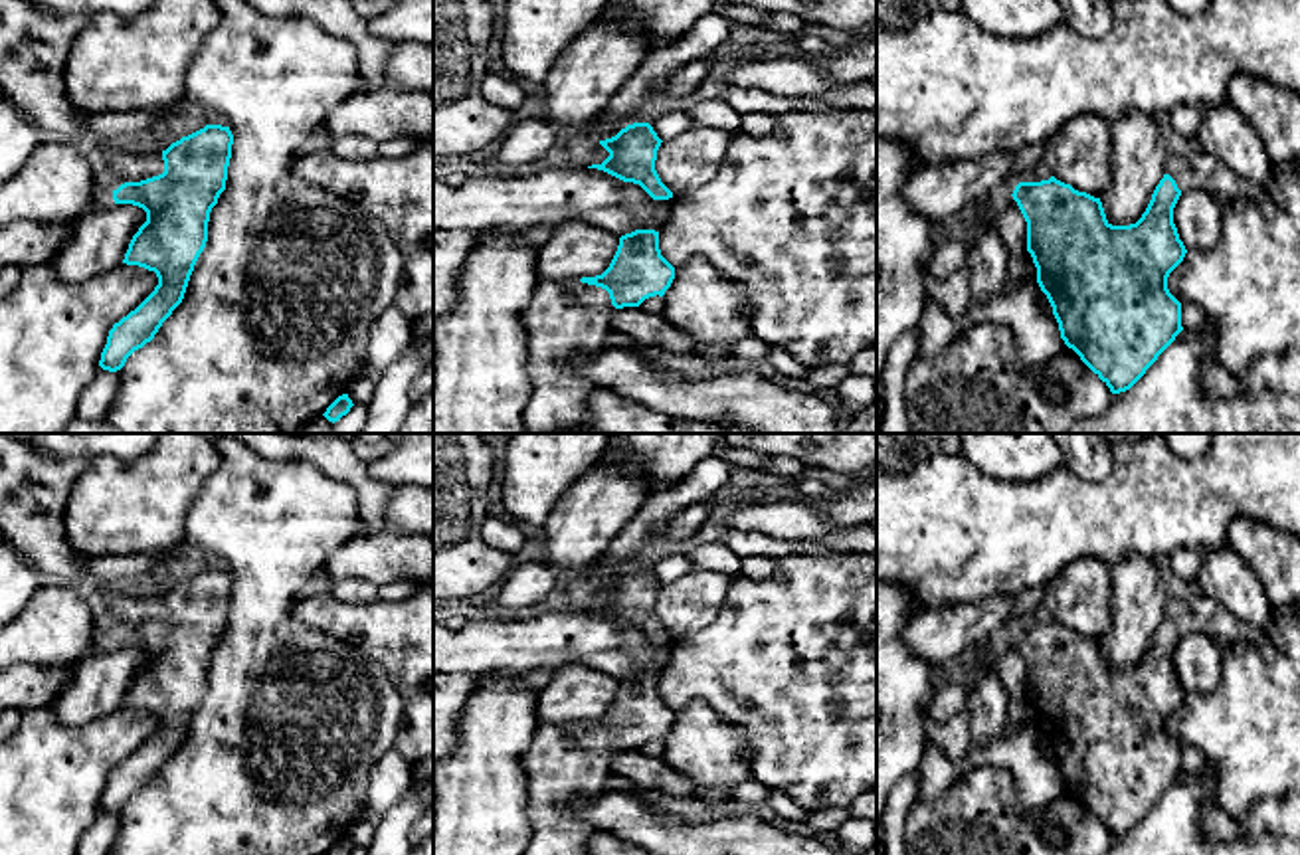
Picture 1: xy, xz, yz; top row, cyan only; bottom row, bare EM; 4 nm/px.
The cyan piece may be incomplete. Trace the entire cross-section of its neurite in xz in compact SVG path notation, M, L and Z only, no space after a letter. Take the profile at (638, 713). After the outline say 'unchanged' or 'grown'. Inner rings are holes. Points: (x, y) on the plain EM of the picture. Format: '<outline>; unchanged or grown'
M655 673L621 679L602 718L540 722L520 756L532 827L524 855L590 855L596 829L576 811L605 788L615 752L663 740L673 722Z; grown

